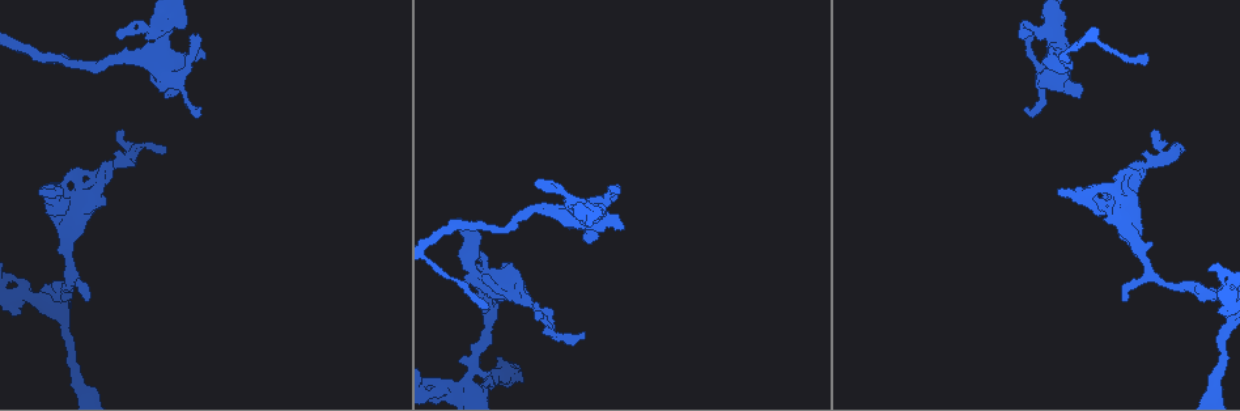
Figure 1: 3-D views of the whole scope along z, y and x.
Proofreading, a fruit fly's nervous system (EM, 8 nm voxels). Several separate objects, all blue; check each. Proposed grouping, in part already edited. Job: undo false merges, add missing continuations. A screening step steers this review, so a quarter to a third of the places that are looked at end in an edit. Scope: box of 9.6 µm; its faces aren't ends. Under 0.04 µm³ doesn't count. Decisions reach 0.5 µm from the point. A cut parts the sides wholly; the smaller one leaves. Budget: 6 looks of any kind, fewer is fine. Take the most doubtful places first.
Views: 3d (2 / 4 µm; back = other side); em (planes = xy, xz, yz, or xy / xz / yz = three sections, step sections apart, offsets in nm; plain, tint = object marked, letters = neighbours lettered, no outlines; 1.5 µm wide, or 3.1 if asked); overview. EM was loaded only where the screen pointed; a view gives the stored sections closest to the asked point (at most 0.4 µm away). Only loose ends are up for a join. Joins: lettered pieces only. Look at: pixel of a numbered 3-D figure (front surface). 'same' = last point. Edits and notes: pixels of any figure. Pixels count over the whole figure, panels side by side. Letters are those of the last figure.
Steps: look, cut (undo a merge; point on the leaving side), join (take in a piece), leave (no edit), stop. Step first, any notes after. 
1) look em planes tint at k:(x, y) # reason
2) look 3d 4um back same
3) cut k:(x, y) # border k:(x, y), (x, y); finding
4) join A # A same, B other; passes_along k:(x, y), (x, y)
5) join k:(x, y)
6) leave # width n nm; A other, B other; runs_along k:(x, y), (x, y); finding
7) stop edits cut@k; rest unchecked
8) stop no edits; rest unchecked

look 3d 2um at 1:(587, 237) # free end

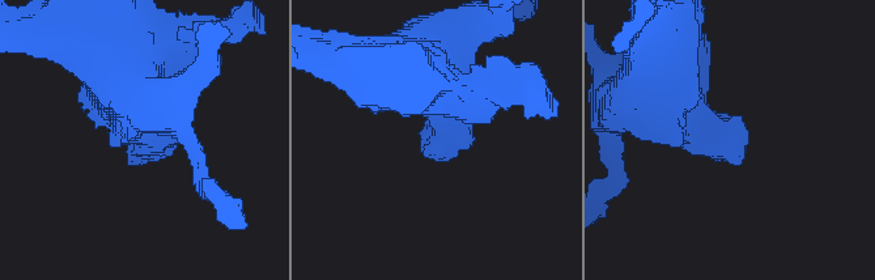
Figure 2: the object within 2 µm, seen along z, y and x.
look em planes letters at 2:(136, 165) # need the tissue

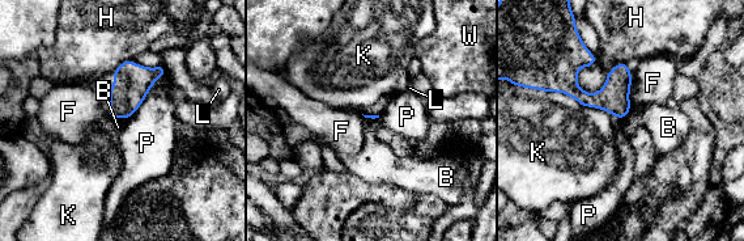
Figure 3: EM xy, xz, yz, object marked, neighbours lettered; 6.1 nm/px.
leave # B other, F other, H other, K other, L other, P other, W other; border 3:(630, 110), (623, 119); no lettered piece goes on from it

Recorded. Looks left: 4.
look em xy step 4 tint at 1:(42, 193) # branch stops here

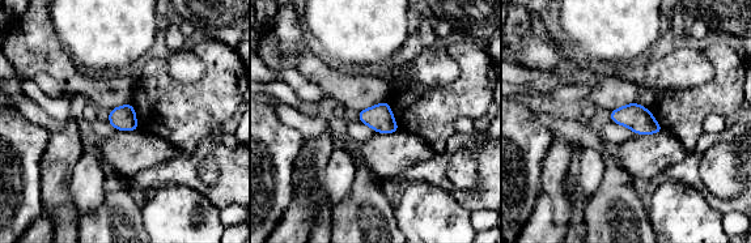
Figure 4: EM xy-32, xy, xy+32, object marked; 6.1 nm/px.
look em planes letters same # cut it another way

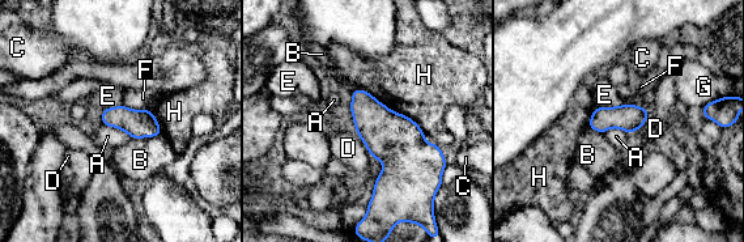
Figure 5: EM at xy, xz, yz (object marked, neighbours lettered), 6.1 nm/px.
leave # A other, B other, C other, D other, E other, F other, G other, H other; border 5:(102, 123), (118, 127), (132, 138); no lettered piece goes on from it

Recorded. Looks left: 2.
look 3d 4um at 1:(70, 57) # an open end

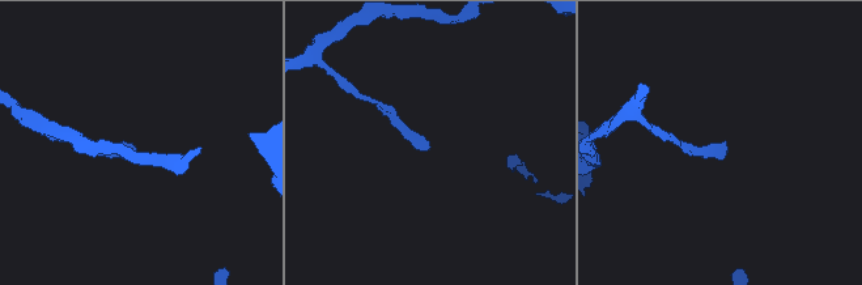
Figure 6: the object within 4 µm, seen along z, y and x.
look em xz step 8 letters at 6:(136, 150)

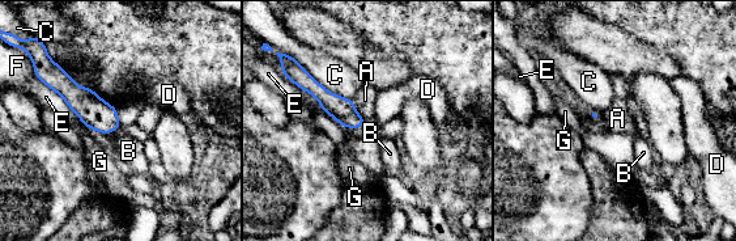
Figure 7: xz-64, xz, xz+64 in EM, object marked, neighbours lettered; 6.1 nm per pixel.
leave # width 140 nm; A other, B other, C other, D other, E other, F other, G other; runs_along 7:(307, 77), (331, 104), (360, 123); none of them fits

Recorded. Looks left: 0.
stop no edits; rest unchecked

